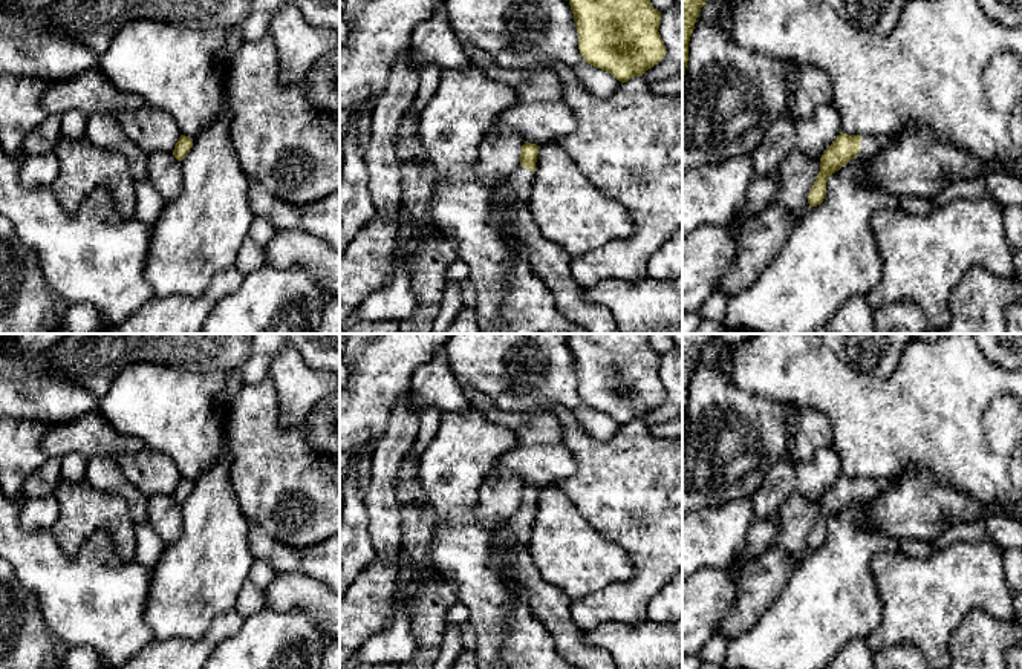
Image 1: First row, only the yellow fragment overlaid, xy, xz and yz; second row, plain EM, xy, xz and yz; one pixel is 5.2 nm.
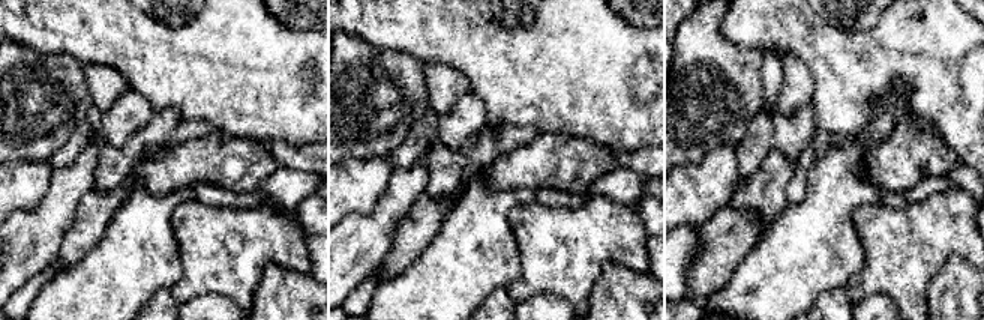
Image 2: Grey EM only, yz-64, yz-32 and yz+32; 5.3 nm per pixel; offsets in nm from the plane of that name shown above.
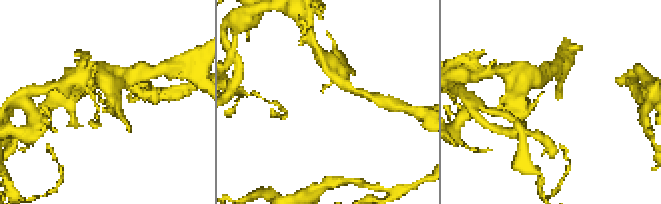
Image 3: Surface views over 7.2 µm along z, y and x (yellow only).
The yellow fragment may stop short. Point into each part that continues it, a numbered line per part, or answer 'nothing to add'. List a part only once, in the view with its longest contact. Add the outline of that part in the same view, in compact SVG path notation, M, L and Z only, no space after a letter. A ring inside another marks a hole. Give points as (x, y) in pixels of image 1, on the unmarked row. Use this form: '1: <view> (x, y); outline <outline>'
1: yz (871, 487); outline M893 476L860 479L861 479L860 496L863 496L864 499L872 499L881 494L883 491L887 491L893 482Z

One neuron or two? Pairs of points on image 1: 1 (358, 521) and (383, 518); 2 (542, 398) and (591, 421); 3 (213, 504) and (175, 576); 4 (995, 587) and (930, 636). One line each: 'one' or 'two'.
1: two
2: one
3: one
4: one

